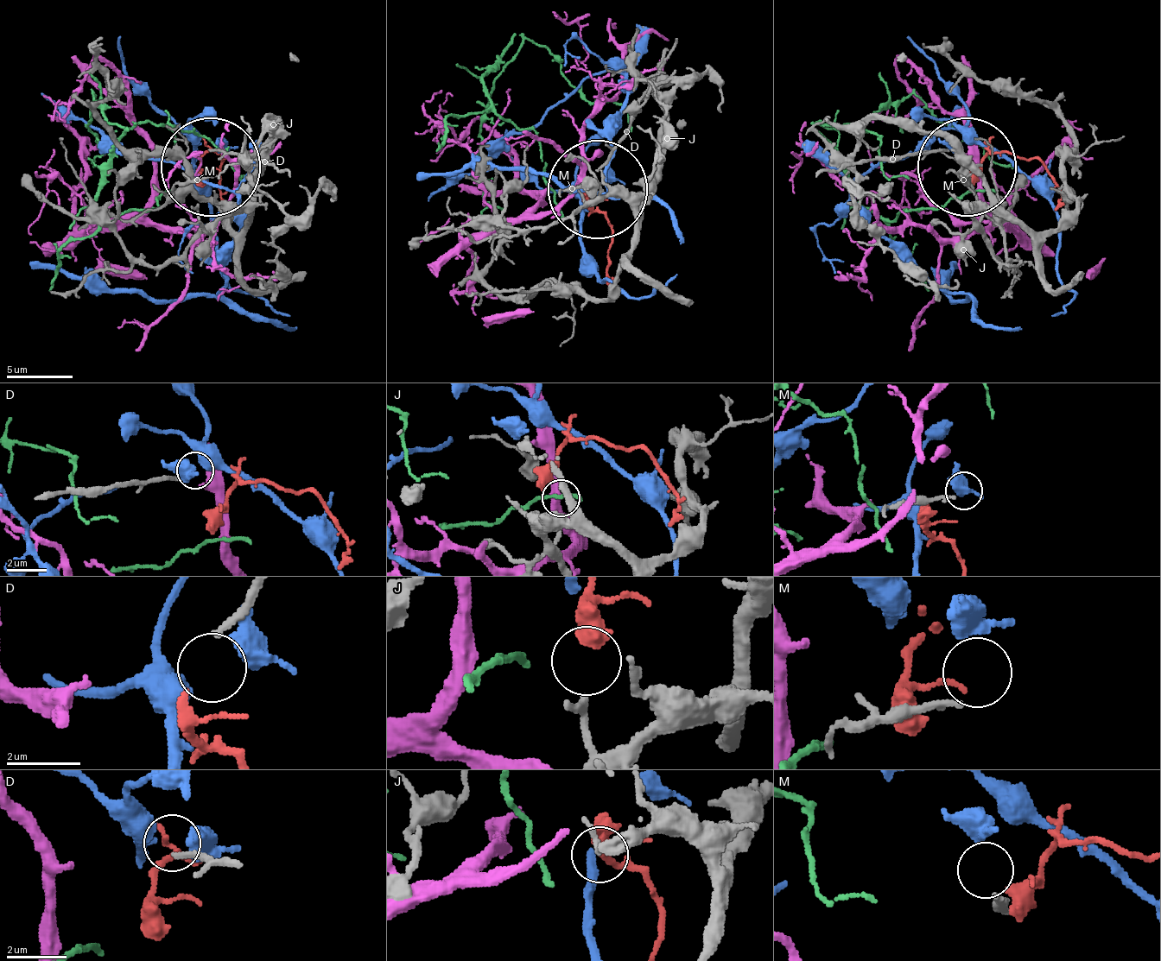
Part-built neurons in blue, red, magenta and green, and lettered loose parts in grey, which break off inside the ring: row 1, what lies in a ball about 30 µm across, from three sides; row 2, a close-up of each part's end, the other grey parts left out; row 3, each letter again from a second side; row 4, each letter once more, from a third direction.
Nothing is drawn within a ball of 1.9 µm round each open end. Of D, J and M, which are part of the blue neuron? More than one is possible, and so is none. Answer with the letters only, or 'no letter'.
no letter

